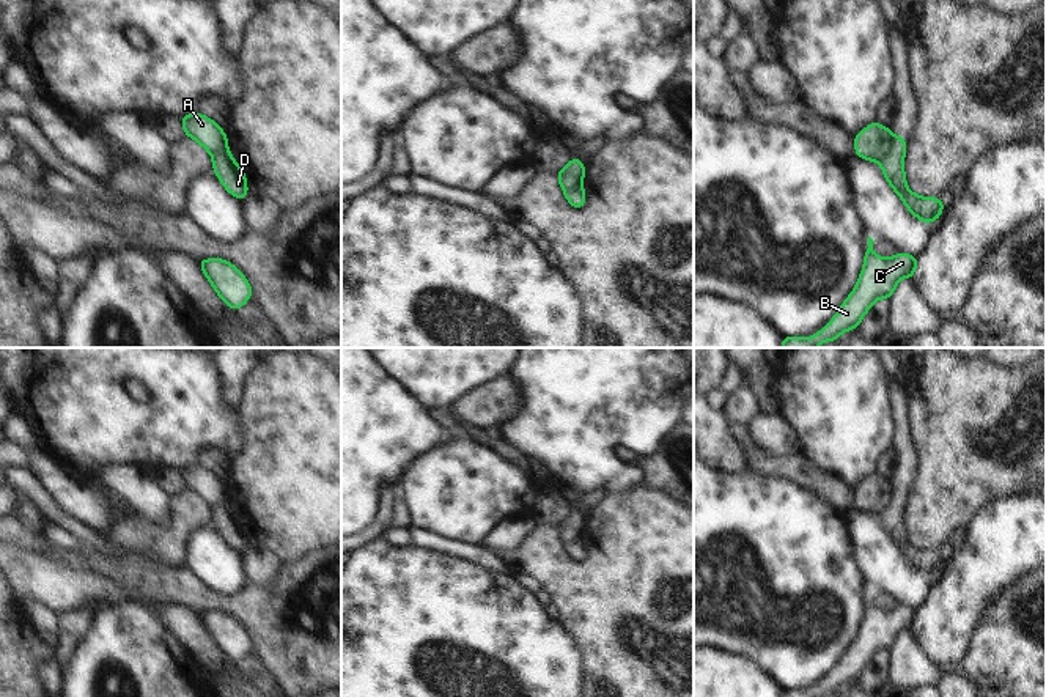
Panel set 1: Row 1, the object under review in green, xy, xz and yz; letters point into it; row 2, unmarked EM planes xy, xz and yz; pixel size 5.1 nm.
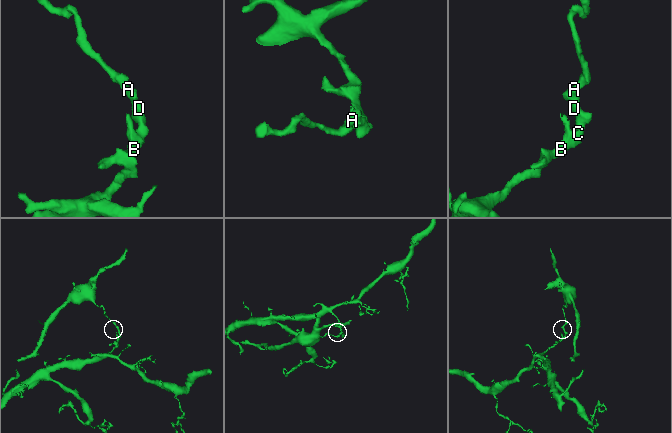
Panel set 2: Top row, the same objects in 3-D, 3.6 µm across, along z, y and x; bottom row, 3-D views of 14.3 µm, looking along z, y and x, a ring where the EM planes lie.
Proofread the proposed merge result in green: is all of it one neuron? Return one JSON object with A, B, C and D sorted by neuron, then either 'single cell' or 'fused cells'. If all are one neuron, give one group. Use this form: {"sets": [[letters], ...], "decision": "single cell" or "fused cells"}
{"sets": [["A"], ["B", "C", "D"]], "decision": "fused cells"}

